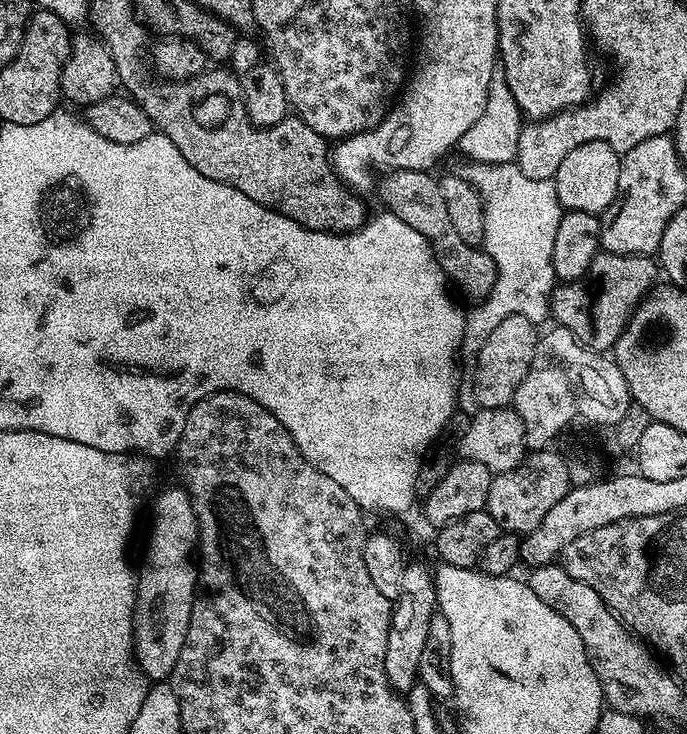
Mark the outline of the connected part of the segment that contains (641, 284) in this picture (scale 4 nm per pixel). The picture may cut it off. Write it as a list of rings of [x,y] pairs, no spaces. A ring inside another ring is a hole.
[[[605,252],[599,253],[593,260],[593,267],[596,270],[600,269],[603,290],[597,294],[595,300],[593,297],[589,316],[582,318],[588,326],[588,332],[577,336],[598,353],[611,351],[615,347],[617,338],[624,332],[635,307],[657,283],[658,270],[651,260],[653,259],[646,254],[643,256],[614,255]]]

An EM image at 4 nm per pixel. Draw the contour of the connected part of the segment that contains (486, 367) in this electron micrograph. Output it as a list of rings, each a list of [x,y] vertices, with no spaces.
[[[511,315],[493,325],[492,331],[487,333],[478,354],[476,404],[479,407],[503,408],[513,401],[517,387],[527,379],[536,356],[538,332],[534,328],[535,323],[525,315]]]

